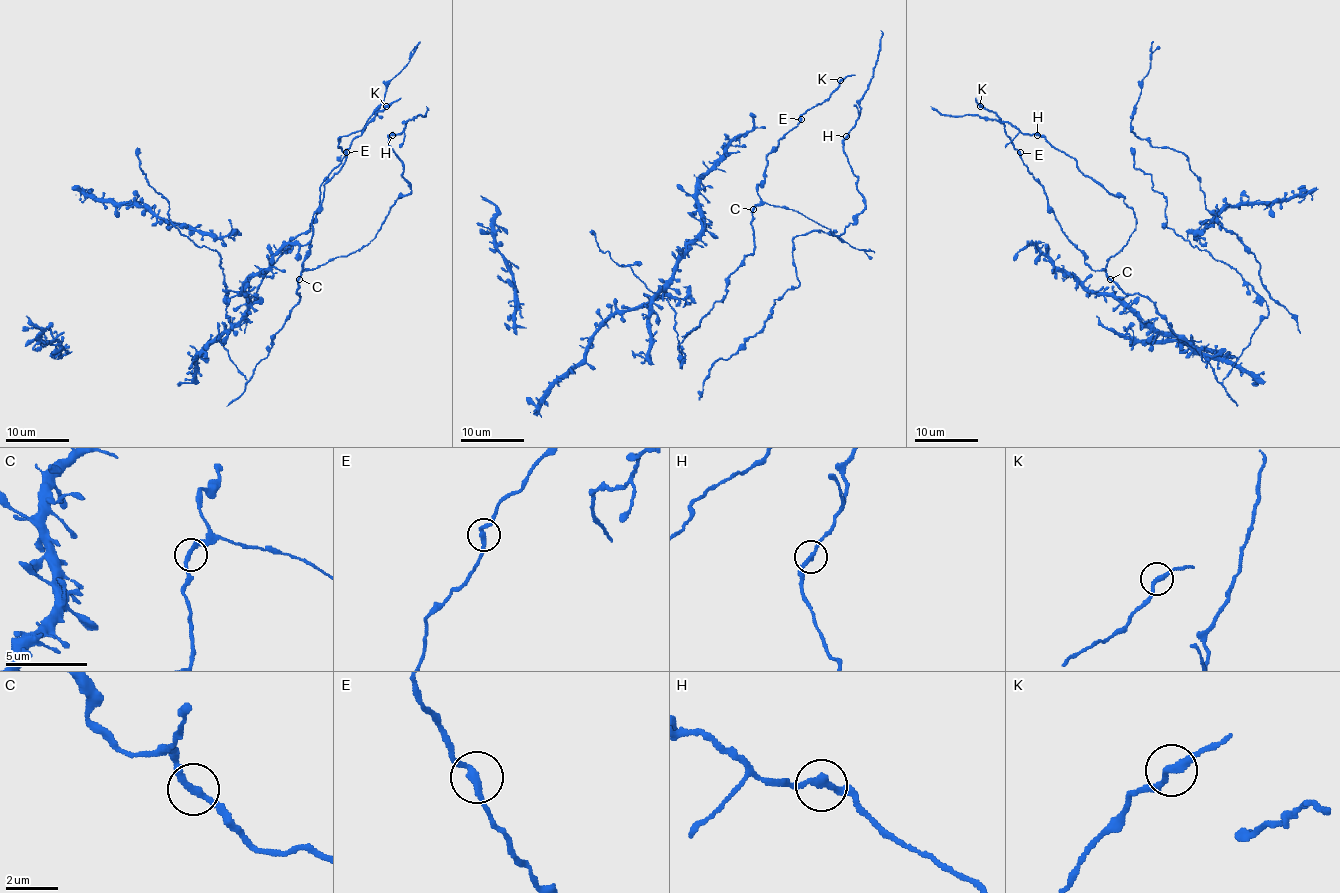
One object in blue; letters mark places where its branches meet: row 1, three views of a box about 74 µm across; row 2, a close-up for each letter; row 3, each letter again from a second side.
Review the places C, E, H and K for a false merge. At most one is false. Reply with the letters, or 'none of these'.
none of these

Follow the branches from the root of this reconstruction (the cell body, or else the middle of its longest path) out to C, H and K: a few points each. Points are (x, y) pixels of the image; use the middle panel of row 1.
C: (711, 309), (727, 295), (727, 279), (753, 252), (753, 209)
H: (711, 309), (753, 252), (757, 205), (795, 209), (834, 235), (866, 206), (844, 151), (847, 136)
K: (711, 309), (753, 252), (752, 211), (766, 157), (840, 80)

